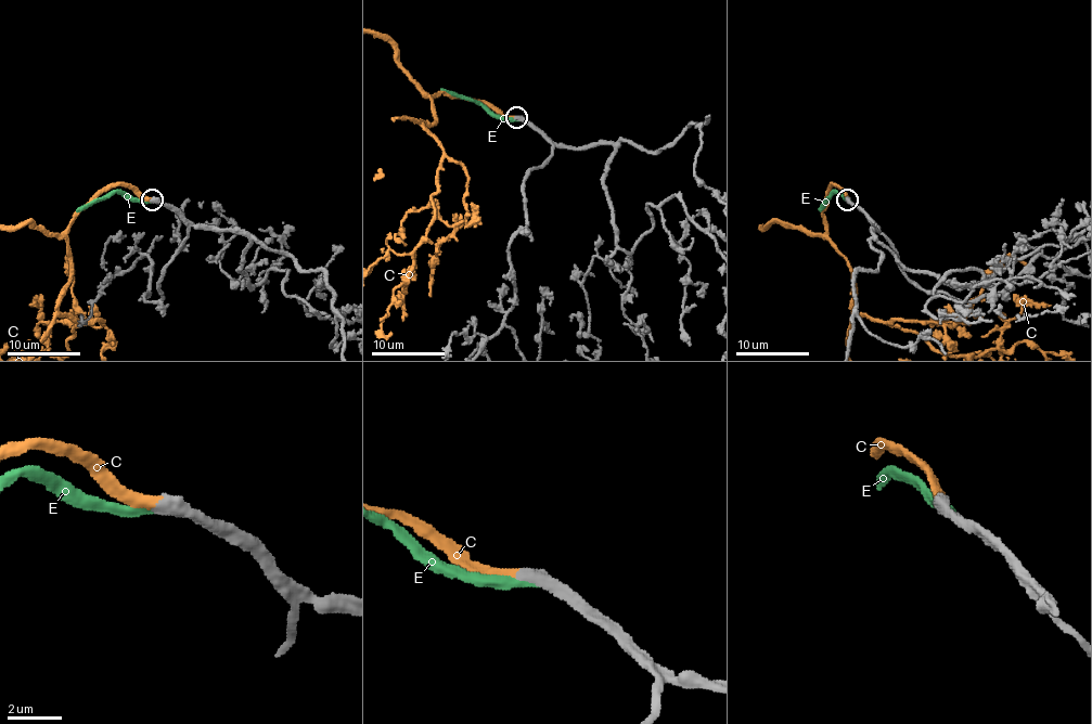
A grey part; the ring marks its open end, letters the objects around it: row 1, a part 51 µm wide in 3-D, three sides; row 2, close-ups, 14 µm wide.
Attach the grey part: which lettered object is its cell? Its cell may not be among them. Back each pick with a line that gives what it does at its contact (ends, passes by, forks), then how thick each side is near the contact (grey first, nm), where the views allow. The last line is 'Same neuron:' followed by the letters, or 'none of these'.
C: it ends | 600/380 nm
Same neuron: C

